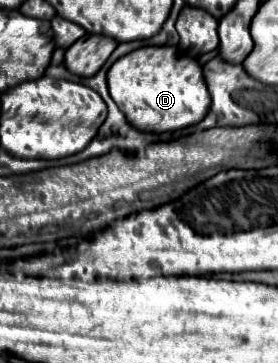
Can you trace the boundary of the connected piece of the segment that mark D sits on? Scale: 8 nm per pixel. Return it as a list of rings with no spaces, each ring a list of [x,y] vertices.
[[[171,45],[141,47],[121,57],[111,65],[107,83],[111,99],[125,113],[127,121],[133,127],[149,133],[177,131],[195,125],[207,115],[211,107],[203,67],[195,57],[185,57],[179,47]]]

